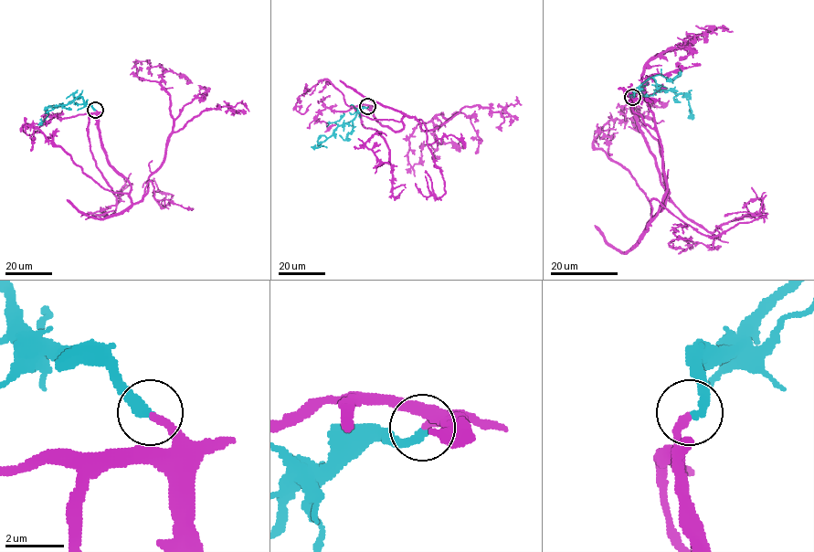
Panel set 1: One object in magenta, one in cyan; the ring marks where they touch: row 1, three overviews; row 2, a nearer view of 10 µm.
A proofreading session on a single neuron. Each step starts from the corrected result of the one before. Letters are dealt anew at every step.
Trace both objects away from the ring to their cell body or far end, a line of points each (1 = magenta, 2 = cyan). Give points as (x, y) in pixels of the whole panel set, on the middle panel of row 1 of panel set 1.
1: (367, 106), (395, 131), (406, 116), (431, 131), (446, 121), (442, 113), (409, 137), (412, 166), (420, 150)
2: (367, 106), (362, 108), (354, 119), (339, 125), (321, 145), (311, 146)

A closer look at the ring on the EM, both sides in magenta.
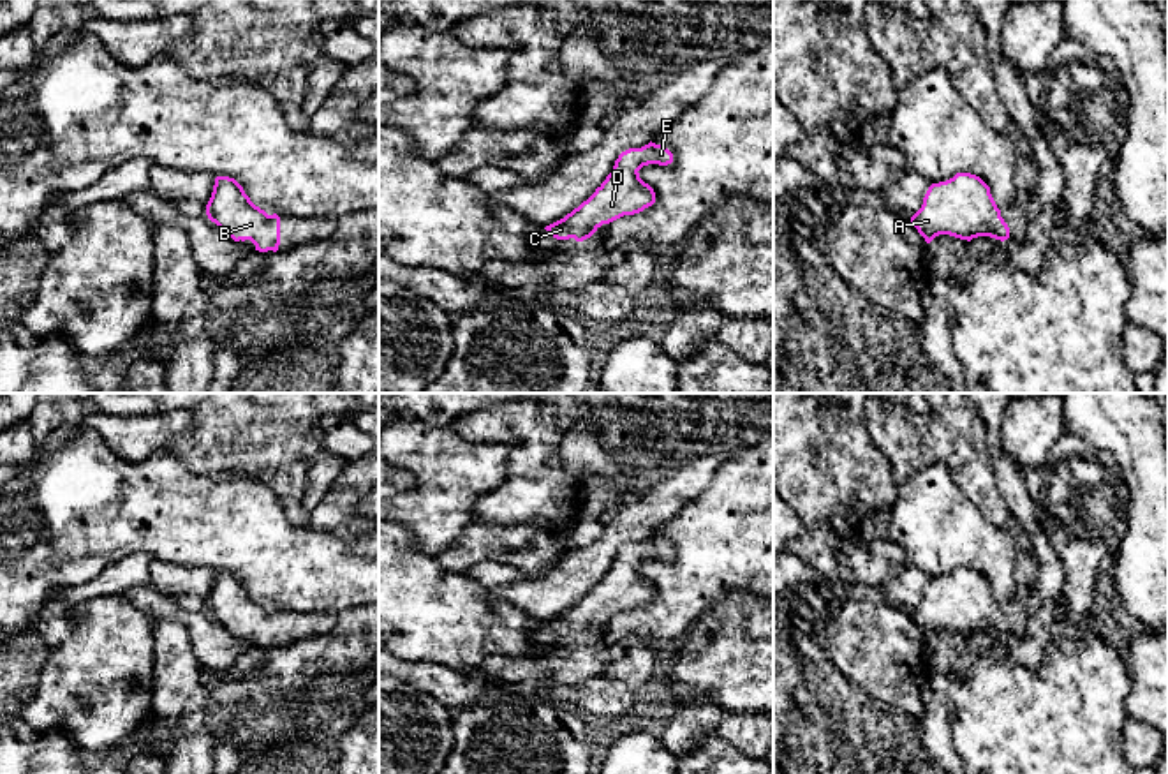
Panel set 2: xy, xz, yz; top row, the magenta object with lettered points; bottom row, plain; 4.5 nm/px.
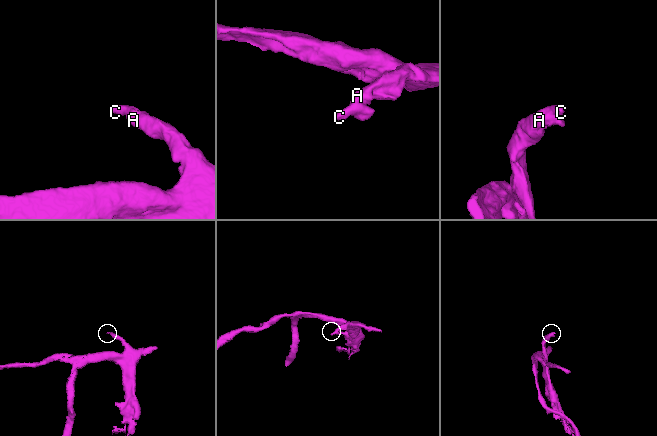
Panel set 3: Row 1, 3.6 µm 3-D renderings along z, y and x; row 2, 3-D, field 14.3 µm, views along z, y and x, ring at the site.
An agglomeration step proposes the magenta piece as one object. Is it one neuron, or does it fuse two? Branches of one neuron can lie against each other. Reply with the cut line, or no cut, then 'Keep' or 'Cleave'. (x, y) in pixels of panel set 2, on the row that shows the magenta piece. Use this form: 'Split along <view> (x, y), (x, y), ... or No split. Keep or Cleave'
No split. Keep

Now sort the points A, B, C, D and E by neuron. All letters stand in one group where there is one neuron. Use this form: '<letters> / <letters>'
A B C D E

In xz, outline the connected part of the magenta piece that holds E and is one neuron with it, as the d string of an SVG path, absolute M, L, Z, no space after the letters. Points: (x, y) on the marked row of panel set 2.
M652 141L641 148L622 152L595 192L564 219L544 229L557 240L574 238L583 242L602 224L643 212L655 203L655 192L639 178L638 171L648 164L668 166L671 162L673 153Z

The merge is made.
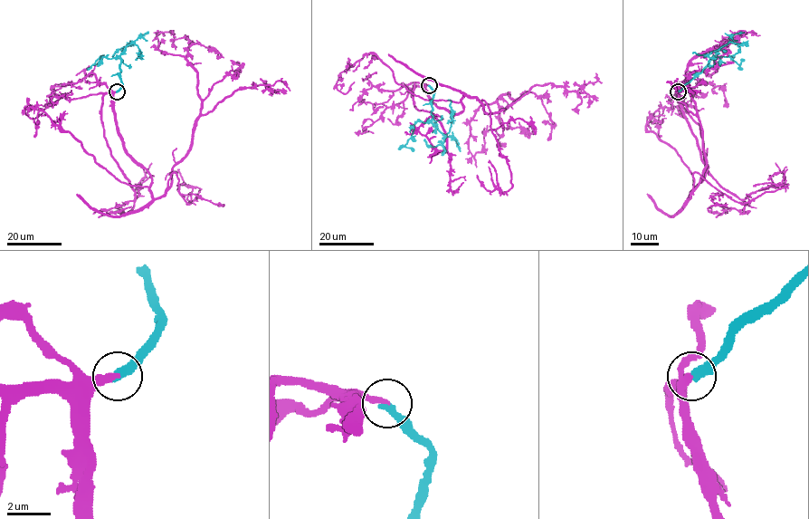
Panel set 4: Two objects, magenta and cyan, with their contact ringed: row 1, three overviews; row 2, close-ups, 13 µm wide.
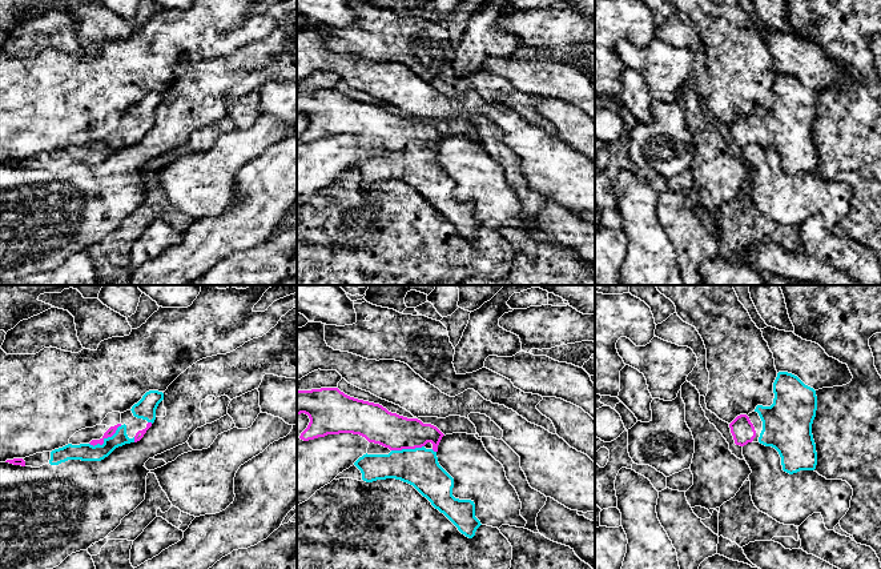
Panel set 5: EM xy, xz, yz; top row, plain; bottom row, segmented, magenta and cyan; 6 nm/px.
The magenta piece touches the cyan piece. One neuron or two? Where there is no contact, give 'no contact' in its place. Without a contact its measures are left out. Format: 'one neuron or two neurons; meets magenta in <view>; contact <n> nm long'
one neuron; meets magenta in xy; contact 240 nm long

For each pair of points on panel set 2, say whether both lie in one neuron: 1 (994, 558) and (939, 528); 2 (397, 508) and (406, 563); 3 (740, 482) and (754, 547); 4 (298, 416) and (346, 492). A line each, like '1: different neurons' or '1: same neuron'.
1: same neuron
2: different neurons
3: same neuron
4: different neurons

